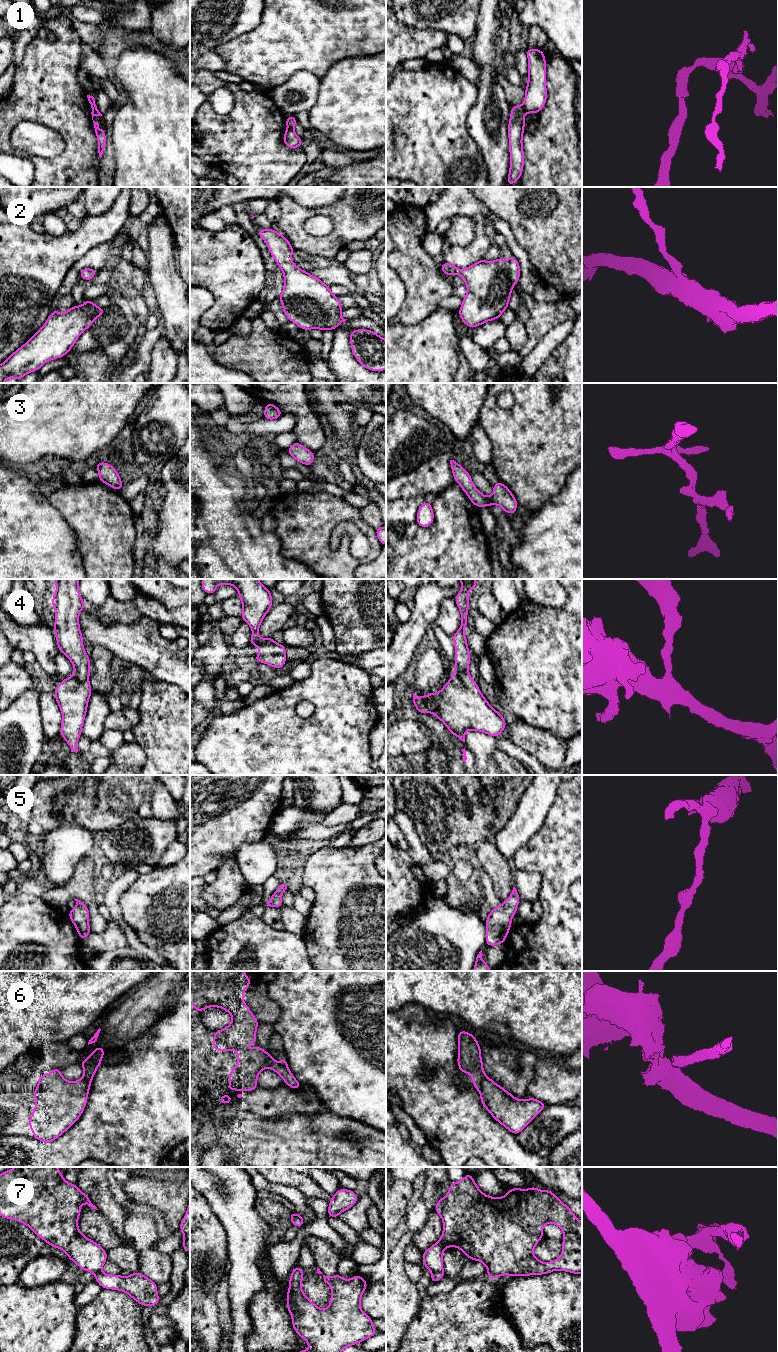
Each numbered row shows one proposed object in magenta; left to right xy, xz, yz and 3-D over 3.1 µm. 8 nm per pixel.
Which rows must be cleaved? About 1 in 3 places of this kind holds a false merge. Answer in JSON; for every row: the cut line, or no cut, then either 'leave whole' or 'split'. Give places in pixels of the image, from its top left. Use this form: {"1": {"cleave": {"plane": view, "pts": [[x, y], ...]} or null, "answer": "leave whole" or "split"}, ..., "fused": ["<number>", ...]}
{"1": {"cleave": {"plane": "yz", "pts": [[522, 105], [527, 112]]}, "answer": "split"}, "2": {"cleave": null, "answer": "leave whole"}, "3": {"cleave": null, "answer": "leave whole"}, "4": {"cleave": null, "answer": "leave whole"}, "5": {"cleave": null, "answer": "leave whole"}, "6": {"cleave": {"plane": "yz", "pts": [[486, 1076], [477, 1089]]}, "answer": "split"}, "7": {"cleave": {"plane": "yz", "pts": [[442, 1270], [432, 1273]]}, "answer": "split"}, "fused": ["1", "6", "7"]}

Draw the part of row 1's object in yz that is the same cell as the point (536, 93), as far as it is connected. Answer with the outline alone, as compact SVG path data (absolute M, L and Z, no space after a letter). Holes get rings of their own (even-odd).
M526 48L528 57L528 85L525 88L524 108L527 113L540 112L546 104L546 59L541 49Z

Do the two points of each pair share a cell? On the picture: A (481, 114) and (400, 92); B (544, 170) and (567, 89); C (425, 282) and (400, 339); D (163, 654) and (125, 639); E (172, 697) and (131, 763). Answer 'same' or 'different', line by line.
A: different
B: same
C: different
D: same
E: different

